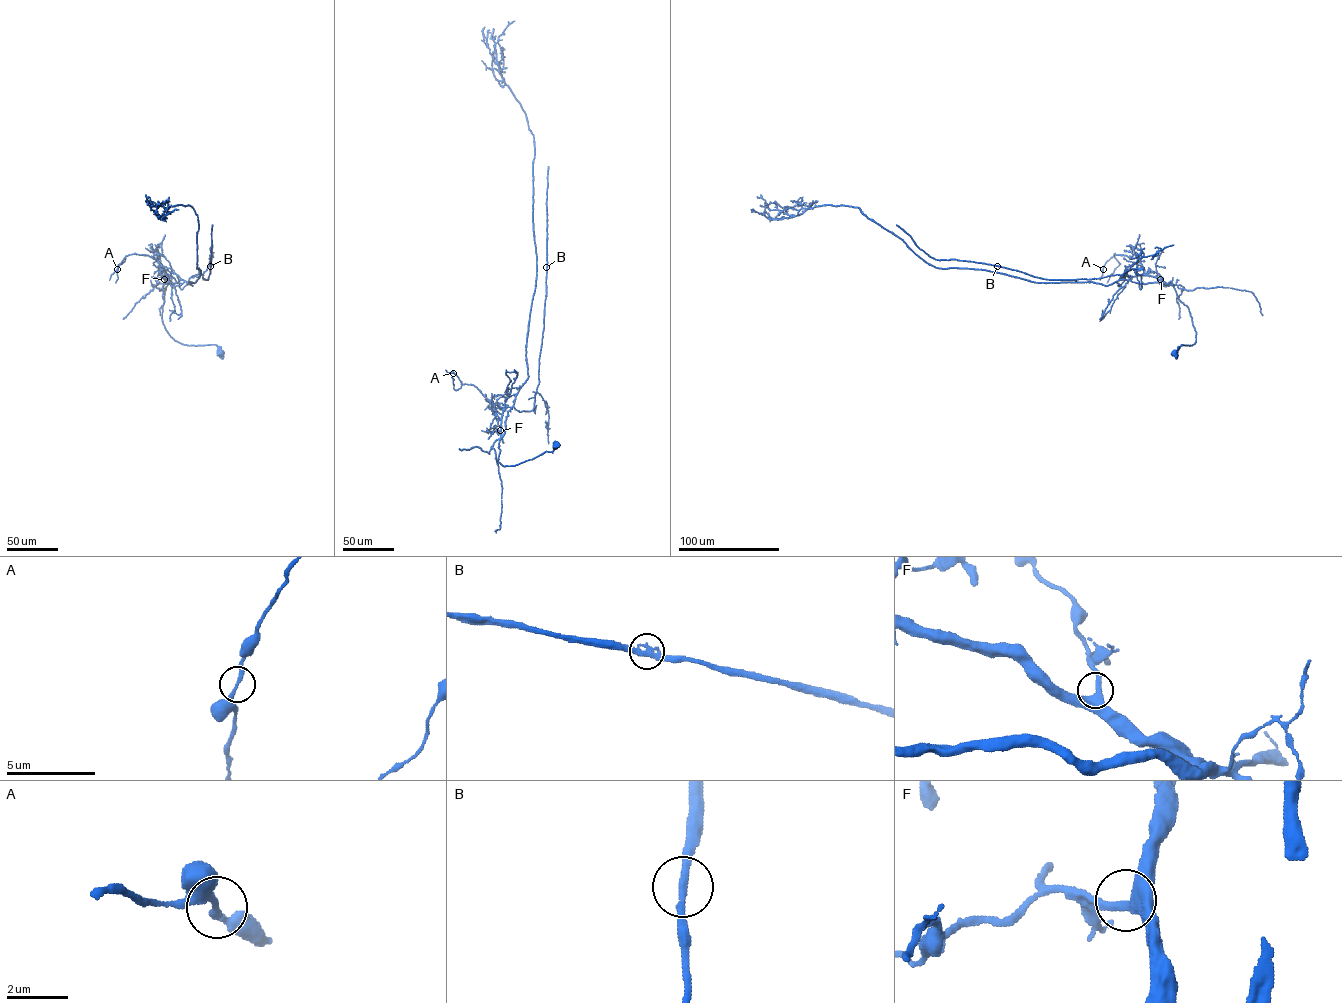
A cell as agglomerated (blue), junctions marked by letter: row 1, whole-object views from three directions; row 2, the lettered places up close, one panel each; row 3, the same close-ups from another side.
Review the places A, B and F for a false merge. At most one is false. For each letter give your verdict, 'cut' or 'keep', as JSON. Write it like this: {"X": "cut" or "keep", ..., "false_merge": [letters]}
{"A": "keep", "B": "keep", "F": "keep", "false_merge": []}

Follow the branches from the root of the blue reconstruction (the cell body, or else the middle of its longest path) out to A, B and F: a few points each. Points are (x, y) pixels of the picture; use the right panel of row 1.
A: (1175, 352), (1195, 342), (1196, 331), (1174, 287), (1146, 275), (1138, 257), (1114, 254), (1103, 269)
B: (1175, 352), (1195, 342), (1188, 308), (1171, 285), (1136, 282), (1140, 289), (1141, 268), (1048, 279), (997, 266)
F: (1175, 352), (1181, 344), (1195, 342), (1196, 331), (1188, 307), (1179, 299), (1174, 287), (1160, 279)

